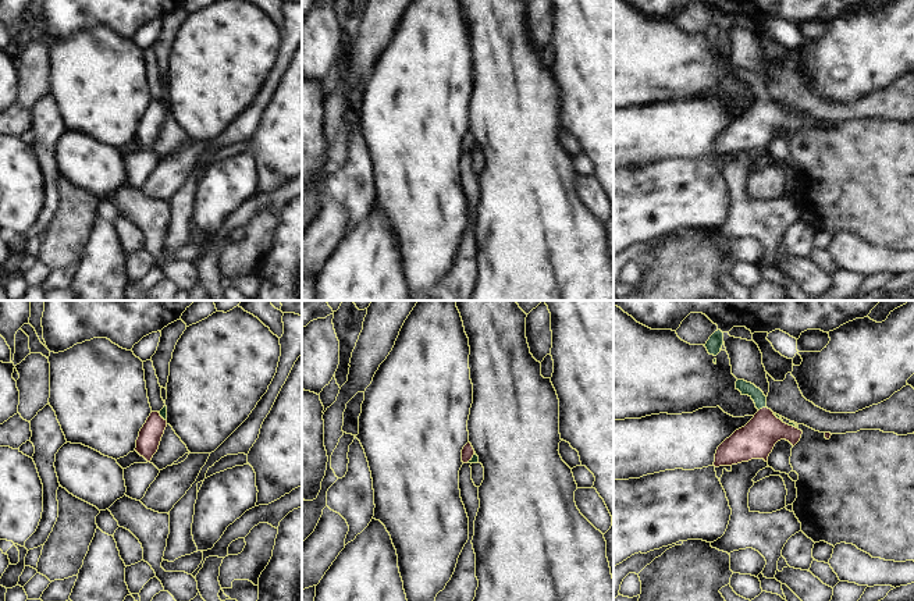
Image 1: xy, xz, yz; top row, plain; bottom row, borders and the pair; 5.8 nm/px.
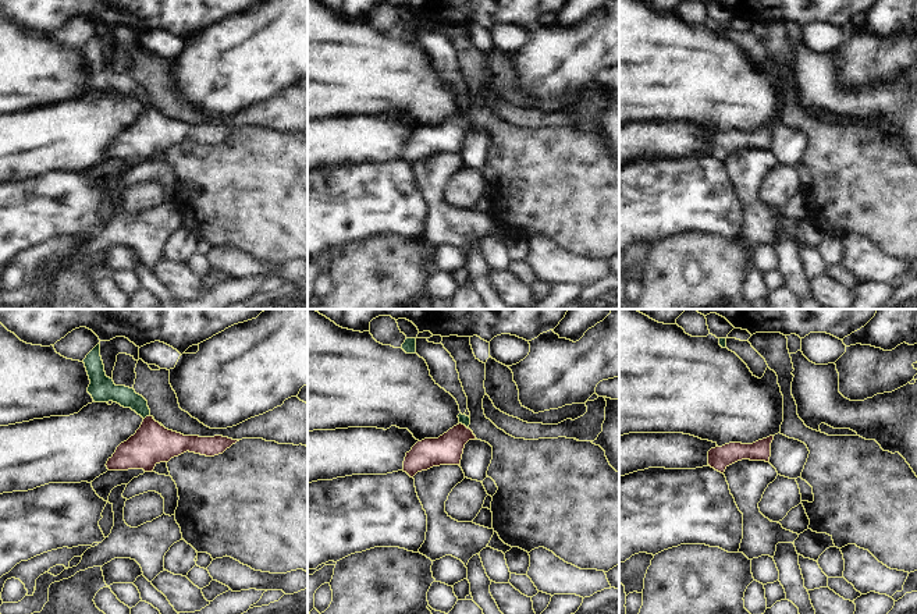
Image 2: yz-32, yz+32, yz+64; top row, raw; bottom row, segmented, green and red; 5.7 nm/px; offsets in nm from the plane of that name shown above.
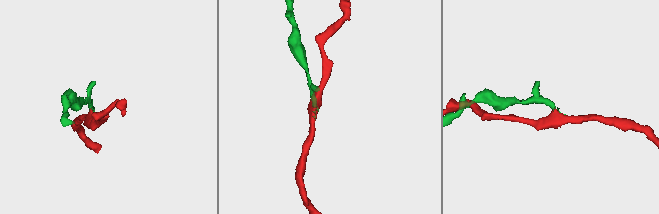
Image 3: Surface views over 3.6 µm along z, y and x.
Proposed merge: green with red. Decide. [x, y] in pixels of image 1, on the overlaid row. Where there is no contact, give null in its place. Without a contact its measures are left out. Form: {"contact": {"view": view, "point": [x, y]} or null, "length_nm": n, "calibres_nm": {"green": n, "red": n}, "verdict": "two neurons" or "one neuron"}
{"contact": {"view": "yz", "point": [761, 408]}, "length_nm": 50, "calibres_nm": {"green": 80, "red": 220}, "verdict": "one neuron"}

